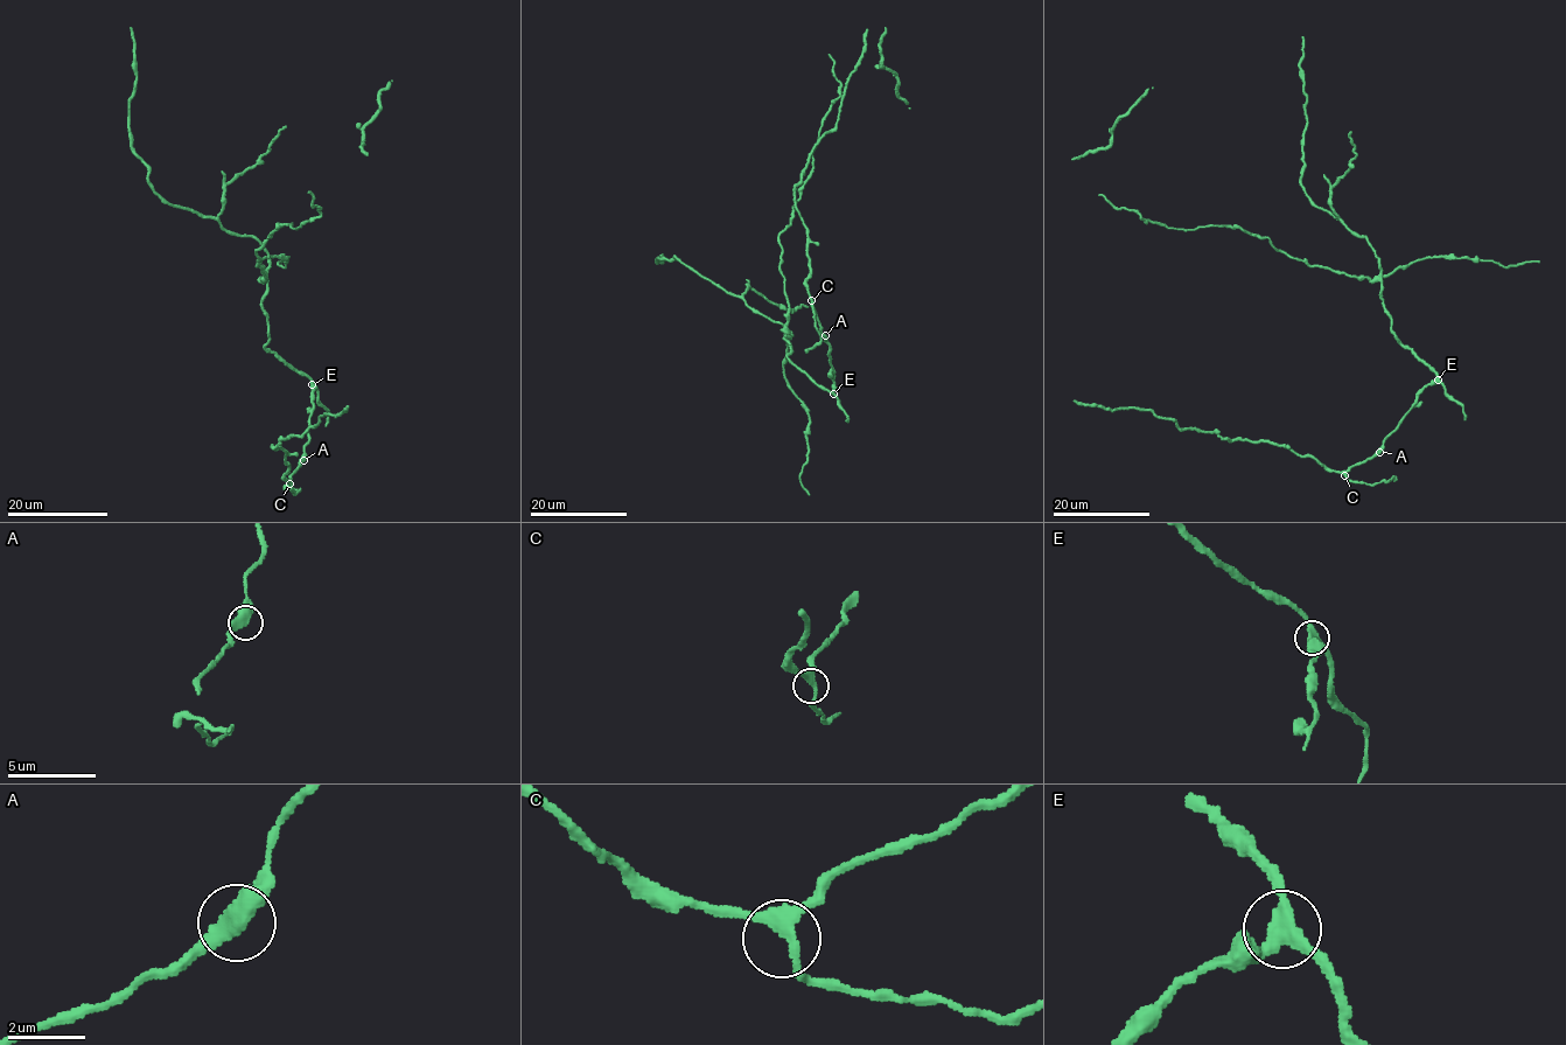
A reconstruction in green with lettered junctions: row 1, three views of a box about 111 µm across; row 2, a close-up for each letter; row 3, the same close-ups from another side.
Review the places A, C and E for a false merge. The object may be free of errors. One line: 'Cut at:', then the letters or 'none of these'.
Cut at: E

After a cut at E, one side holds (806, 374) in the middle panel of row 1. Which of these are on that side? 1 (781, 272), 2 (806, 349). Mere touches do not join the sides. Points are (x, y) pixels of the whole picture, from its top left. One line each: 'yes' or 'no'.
1: yes
2: no

